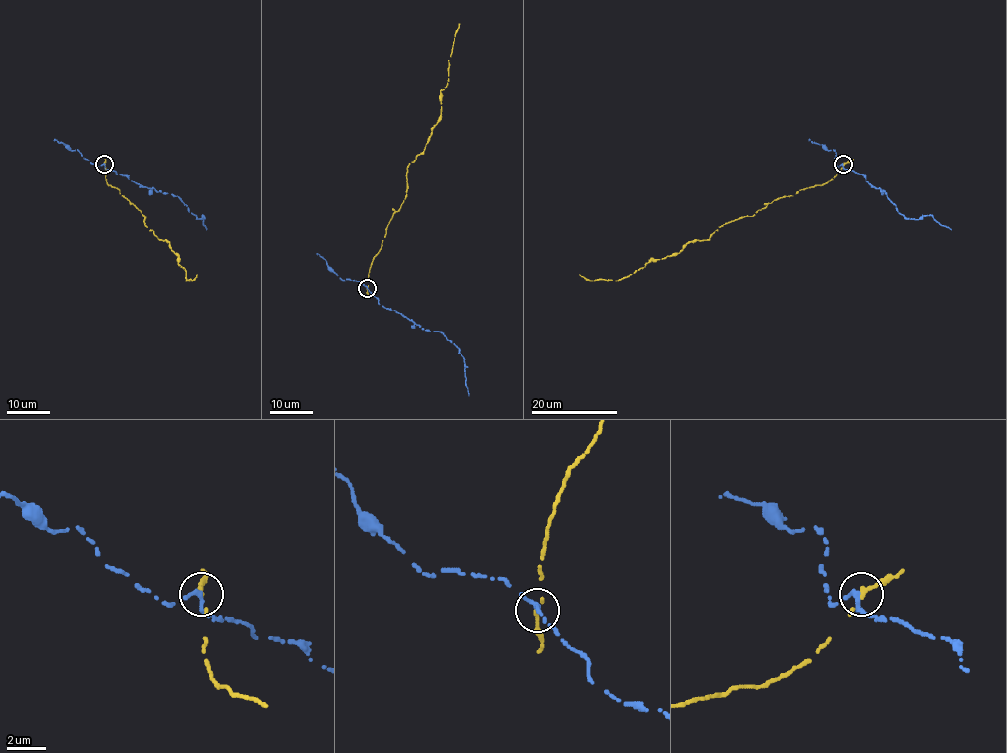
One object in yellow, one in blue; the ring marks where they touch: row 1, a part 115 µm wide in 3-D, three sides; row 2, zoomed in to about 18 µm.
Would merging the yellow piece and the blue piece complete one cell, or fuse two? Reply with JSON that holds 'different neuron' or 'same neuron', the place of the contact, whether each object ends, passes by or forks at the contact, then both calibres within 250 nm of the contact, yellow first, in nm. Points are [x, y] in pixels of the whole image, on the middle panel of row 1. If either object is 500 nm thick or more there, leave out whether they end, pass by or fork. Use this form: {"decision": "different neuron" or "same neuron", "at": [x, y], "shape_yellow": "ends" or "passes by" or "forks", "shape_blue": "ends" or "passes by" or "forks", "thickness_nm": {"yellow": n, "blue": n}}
{"decision": "different neuron", "at": [367, 288], "shape_yellow": "ends", "shape_blue": "ends", "thickness_nm": {"yellow": 280, "blue": 340}}

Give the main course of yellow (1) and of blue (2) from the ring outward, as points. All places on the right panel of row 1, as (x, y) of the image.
1: (844, 164), (824, 183), (767, 203), (618, 280), (579, 275)
2: (843, 164), (846, 169), (864, 175), (868, 183), (886, 193), (904, 217), (915, 219), (931, 216), (951, 230)

